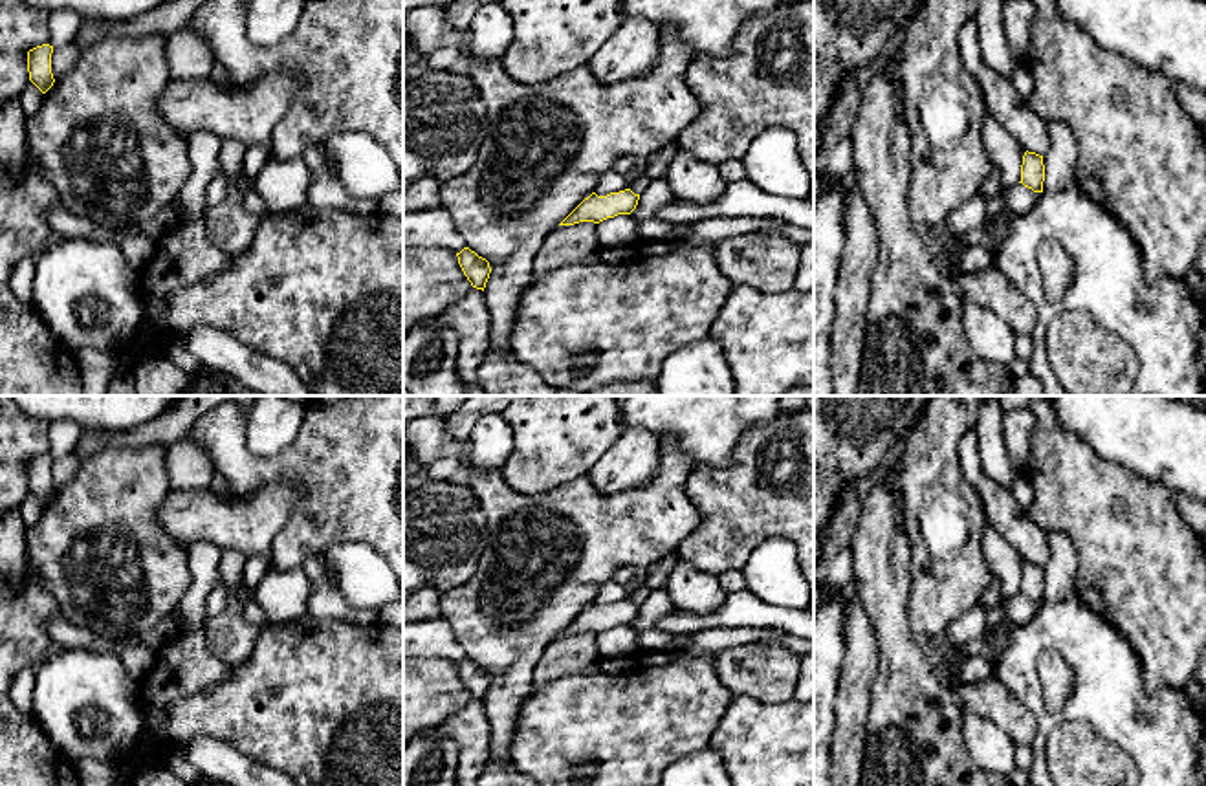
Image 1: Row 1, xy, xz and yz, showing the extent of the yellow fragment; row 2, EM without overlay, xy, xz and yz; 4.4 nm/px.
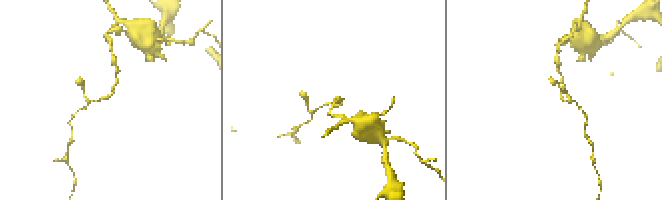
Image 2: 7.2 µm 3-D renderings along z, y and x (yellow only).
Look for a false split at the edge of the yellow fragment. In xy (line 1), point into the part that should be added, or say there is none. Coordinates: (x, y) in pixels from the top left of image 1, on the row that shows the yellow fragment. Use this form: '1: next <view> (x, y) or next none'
1: next none

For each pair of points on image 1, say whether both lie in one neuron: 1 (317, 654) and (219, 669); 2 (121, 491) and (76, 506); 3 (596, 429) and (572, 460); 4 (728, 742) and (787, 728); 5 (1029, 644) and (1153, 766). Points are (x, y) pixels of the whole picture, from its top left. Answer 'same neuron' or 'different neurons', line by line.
1: different neurons
2: same neuron
3: same neuron
4: same neuron
5: same neuron

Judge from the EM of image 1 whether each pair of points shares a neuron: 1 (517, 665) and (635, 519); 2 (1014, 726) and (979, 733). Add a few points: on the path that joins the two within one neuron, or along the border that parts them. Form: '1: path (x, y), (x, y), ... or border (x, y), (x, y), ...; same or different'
1: path (526, 629), (598, 556); same
2: border (964, 709), (988, 719), (1016, 744); different

